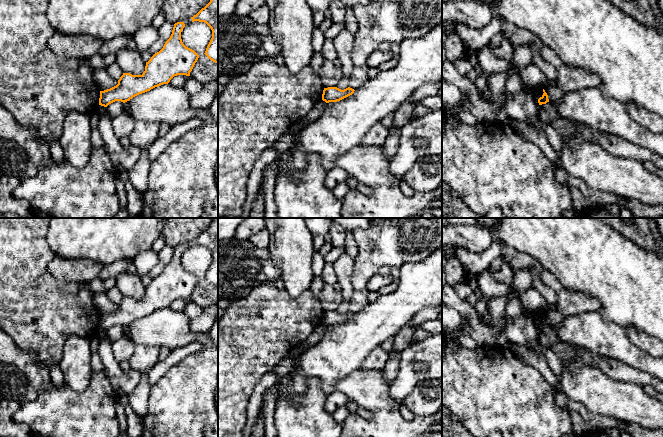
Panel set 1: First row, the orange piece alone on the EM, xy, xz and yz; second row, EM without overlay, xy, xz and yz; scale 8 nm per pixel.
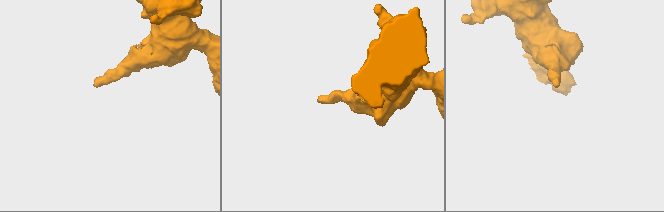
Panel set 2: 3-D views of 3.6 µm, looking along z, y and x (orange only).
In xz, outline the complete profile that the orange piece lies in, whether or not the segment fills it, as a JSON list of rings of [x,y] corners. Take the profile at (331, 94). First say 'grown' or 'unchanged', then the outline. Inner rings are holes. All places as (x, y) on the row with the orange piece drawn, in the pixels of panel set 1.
unchanged; [[[328,87],[324,88],[322,94],[322,100],[326,103],[340,101],[354,93],[354,89],[348,87],[344,90],[341,90],[337,87]]]

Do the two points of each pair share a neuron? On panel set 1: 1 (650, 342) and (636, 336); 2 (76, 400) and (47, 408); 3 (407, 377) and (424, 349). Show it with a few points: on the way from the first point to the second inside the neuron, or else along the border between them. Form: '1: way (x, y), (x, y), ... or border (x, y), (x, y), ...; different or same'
1: way (647, 342), (639, 338); same
2: way (69, 407), (54, 408); same
3: way (412, 370), (424, 356); same

